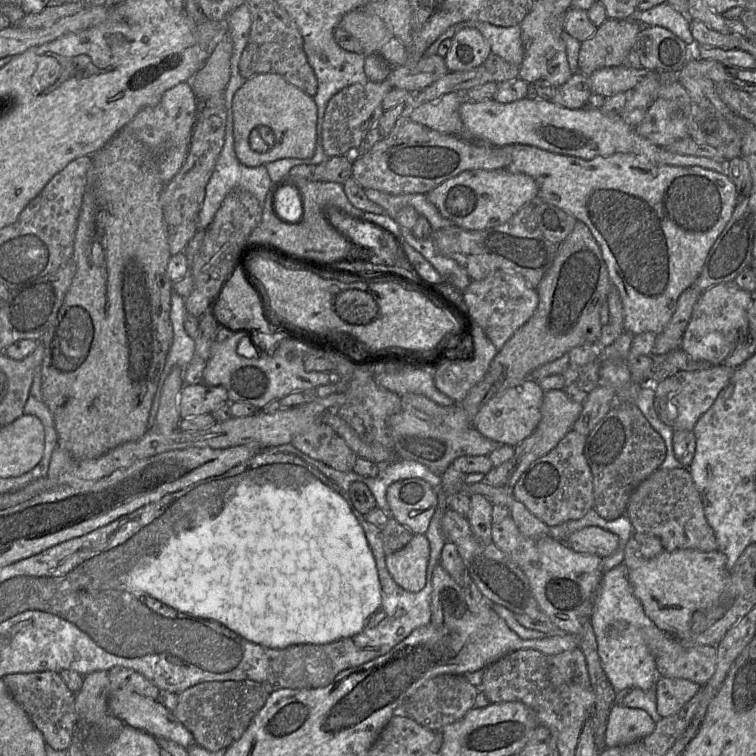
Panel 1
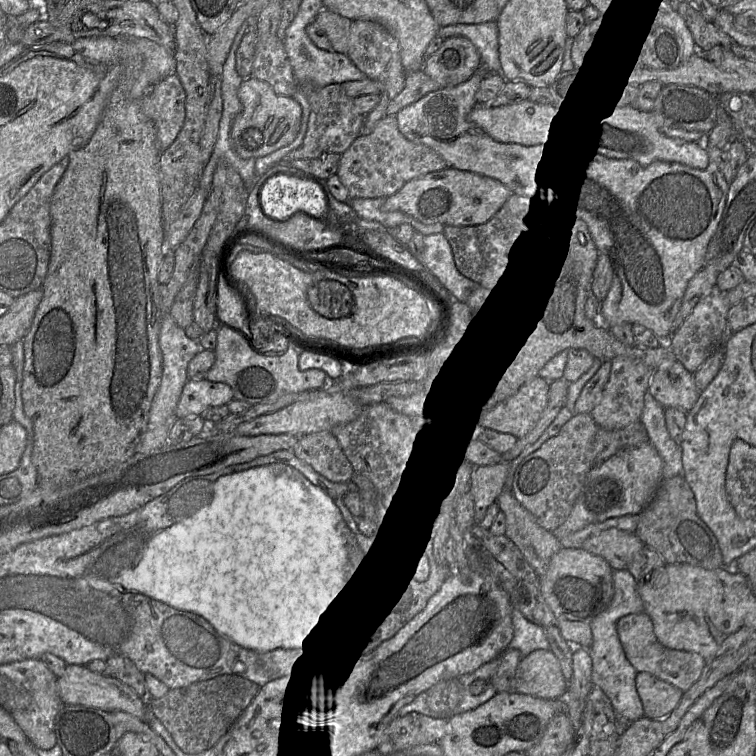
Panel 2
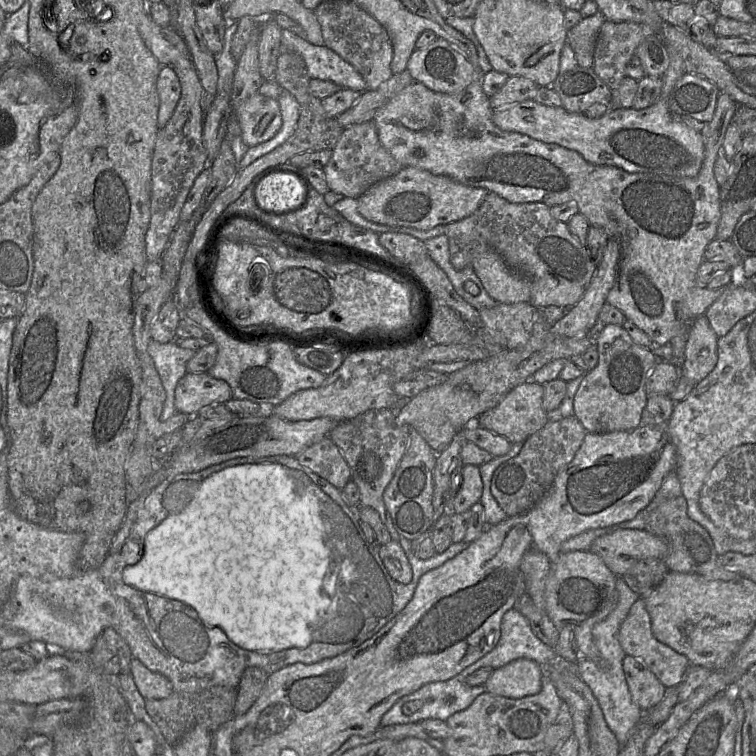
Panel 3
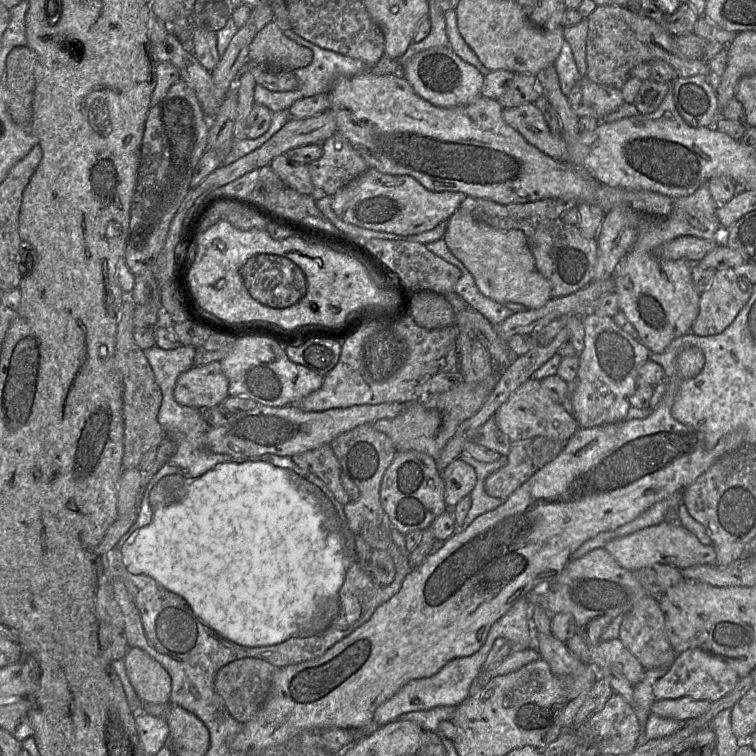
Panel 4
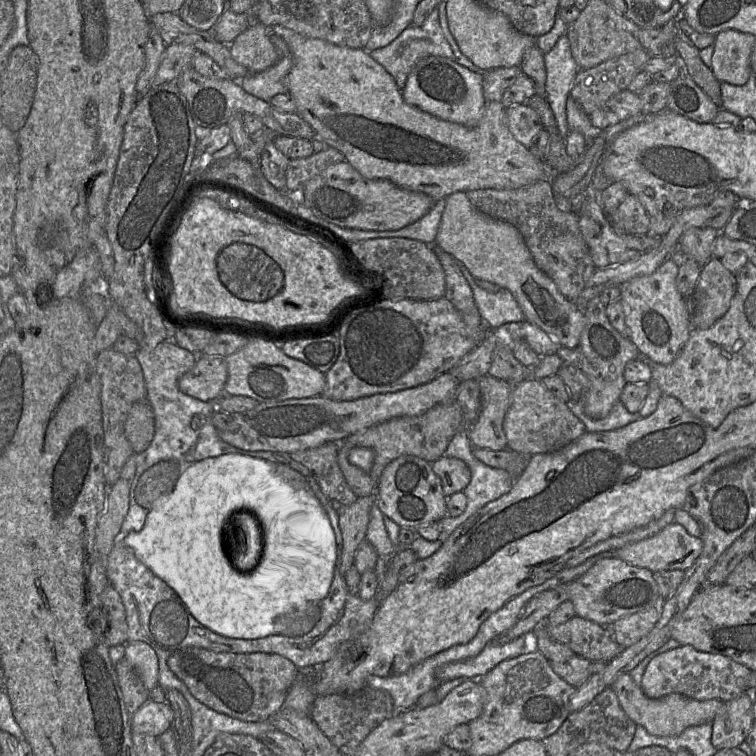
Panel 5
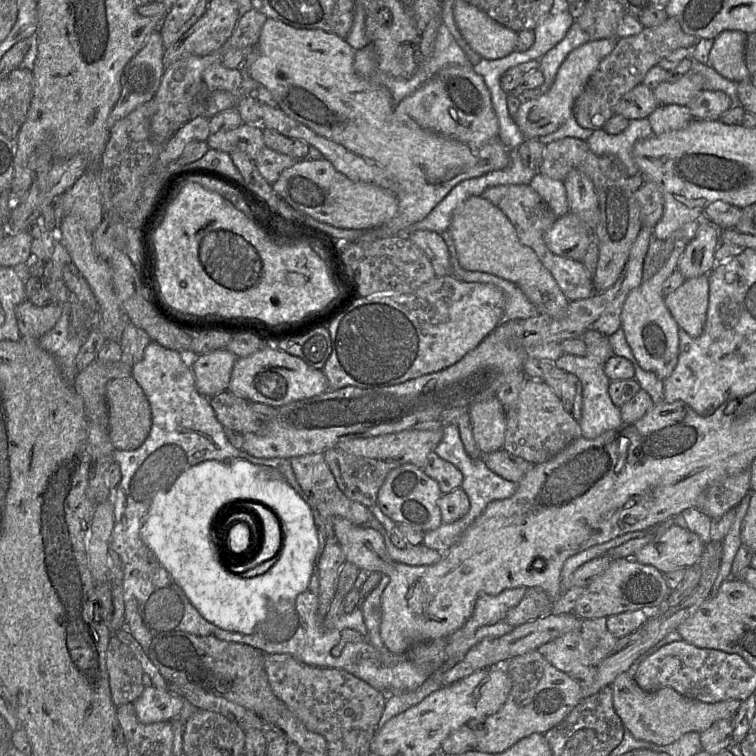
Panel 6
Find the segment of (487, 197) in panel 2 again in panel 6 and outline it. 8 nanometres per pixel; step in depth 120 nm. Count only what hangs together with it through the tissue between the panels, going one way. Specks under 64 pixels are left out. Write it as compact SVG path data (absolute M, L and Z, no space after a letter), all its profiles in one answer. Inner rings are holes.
M323 158L299 159L280 174L272 188L294 209L336 228L370 230L391 220L398 210L395 194L372 184L353 181Z

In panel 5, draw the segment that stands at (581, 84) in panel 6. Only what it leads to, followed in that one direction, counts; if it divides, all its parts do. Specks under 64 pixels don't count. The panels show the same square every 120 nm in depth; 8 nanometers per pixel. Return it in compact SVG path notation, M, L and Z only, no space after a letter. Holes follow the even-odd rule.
M527 103L506 108L505 119L514 138L526 148L532 145L534 138L543 127L539 115Z

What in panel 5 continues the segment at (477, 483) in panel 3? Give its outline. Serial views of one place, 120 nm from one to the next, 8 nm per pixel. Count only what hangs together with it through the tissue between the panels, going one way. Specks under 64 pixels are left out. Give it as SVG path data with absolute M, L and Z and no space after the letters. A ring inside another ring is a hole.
M443 456L432 463L432 469L440 478L446 497L462 492L471 480L468 465L457 458Z

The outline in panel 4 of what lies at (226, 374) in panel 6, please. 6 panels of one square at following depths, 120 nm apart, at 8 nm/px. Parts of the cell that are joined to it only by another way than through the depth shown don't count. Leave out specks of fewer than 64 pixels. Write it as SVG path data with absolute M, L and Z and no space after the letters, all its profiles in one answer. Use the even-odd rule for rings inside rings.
M218 361L192 366L180 374L174 387L175 400L193 408L215 407L229 396L229 383Z

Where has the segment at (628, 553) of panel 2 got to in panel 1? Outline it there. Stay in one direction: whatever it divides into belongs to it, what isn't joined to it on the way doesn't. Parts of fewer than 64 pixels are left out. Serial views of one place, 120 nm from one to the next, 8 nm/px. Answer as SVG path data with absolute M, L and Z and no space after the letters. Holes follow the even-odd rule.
M589 526L572 533L565 544L576 552L605 558L618 549L619 538L600 527Z

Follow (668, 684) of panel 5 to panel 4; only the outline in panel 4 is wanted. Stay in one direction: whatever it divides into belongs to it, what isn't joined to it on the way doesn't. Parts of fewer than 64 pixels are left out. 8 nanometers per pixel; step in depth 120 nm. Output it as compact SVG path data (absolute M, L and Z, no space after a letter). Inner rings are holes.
M688 649L677 655L666 674L660 677L653 686L656 700L690 697L695 700L716 702L730 693L741 678L727 663L714 658L701 649Z

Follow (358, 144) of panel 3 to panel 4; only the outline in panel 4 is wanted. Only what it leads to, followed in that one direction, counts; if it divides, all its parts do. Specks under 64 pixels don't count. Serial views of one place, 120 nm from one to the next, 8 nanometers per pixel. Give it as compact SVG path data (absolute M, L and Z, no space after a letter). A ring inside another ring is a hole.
M335 133L321 143L321 158L308 165L315 194L334 195L369 169L352 144Z

